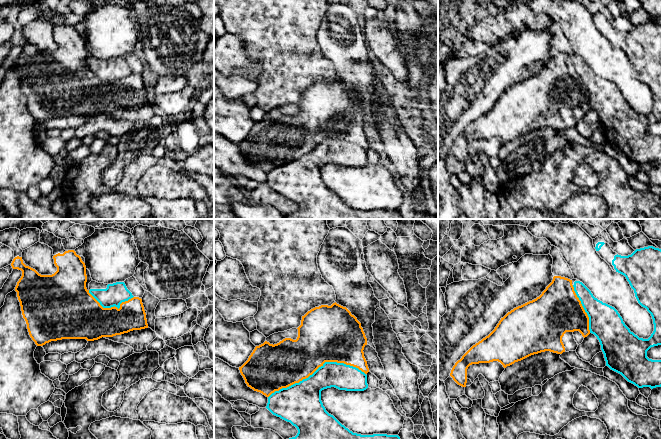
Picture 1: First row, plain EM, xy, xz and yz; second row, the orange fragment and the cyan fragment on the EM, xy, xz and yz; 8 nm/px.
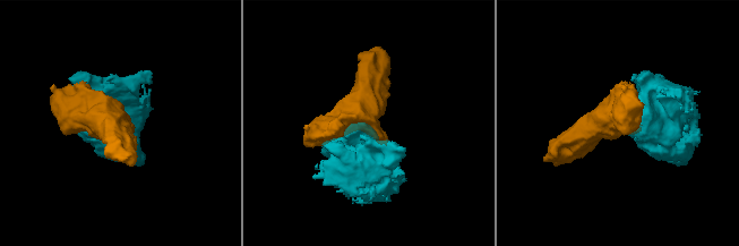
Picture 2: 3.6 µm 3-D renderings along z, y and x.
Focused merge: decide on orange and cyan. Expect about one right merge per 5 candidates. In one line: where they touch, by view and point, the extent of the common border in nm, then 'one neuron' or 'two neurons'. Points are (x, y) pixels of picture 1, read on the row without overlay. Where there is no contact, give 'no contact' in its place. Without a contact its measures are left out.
meets orange in xz at (316, 145); contact 800 nm long; two neurons

